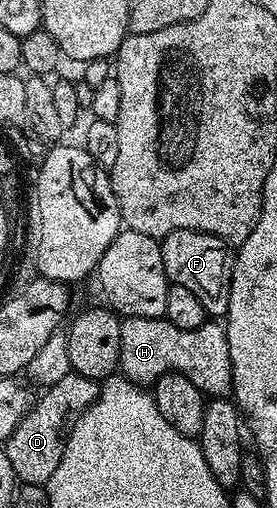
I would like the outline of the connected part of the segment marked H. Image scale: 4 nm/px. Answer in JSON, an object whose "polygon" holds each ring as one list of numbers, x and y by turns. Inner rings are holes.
{"polygon":[[123,318,121,321,121,352,119,353,119,370,131,382,140,384,153,384,161,376,166,374,180,374,193,384,205,396,227,396,231,389,231,357,229,356,229,340,227,331,218,321,209,320,201,324,201,328,186,330,169,324,166,318]]}

